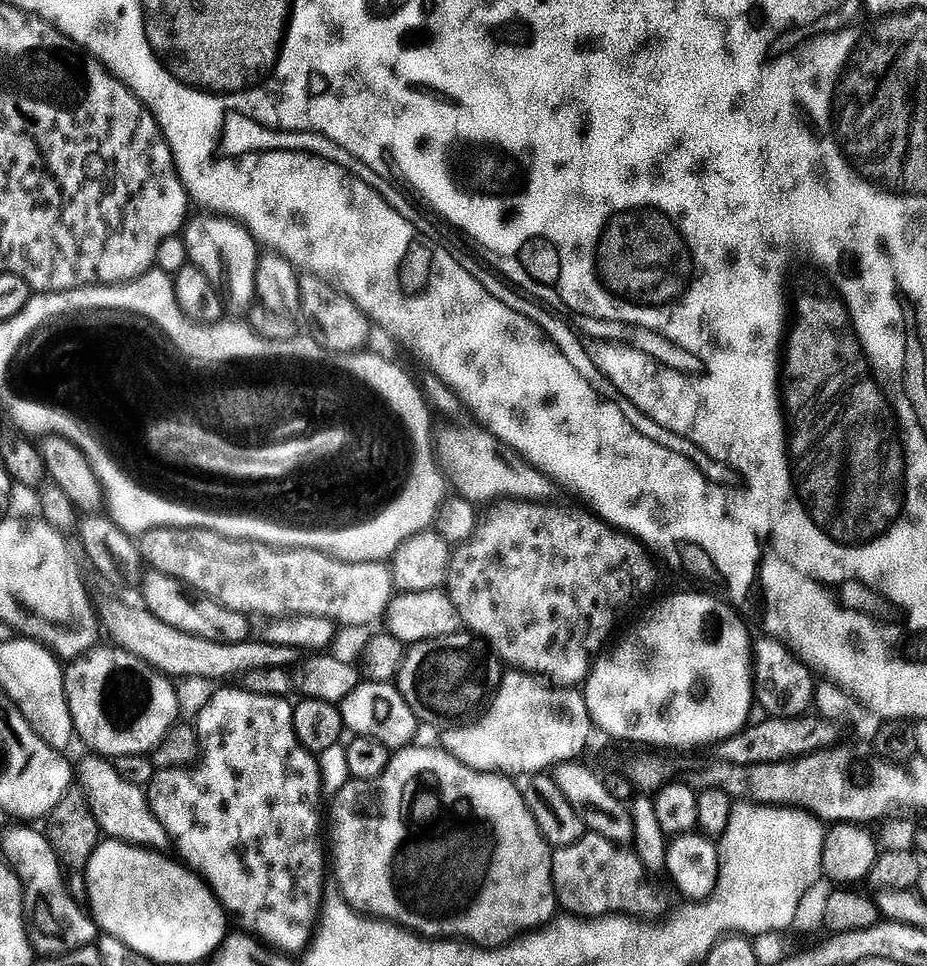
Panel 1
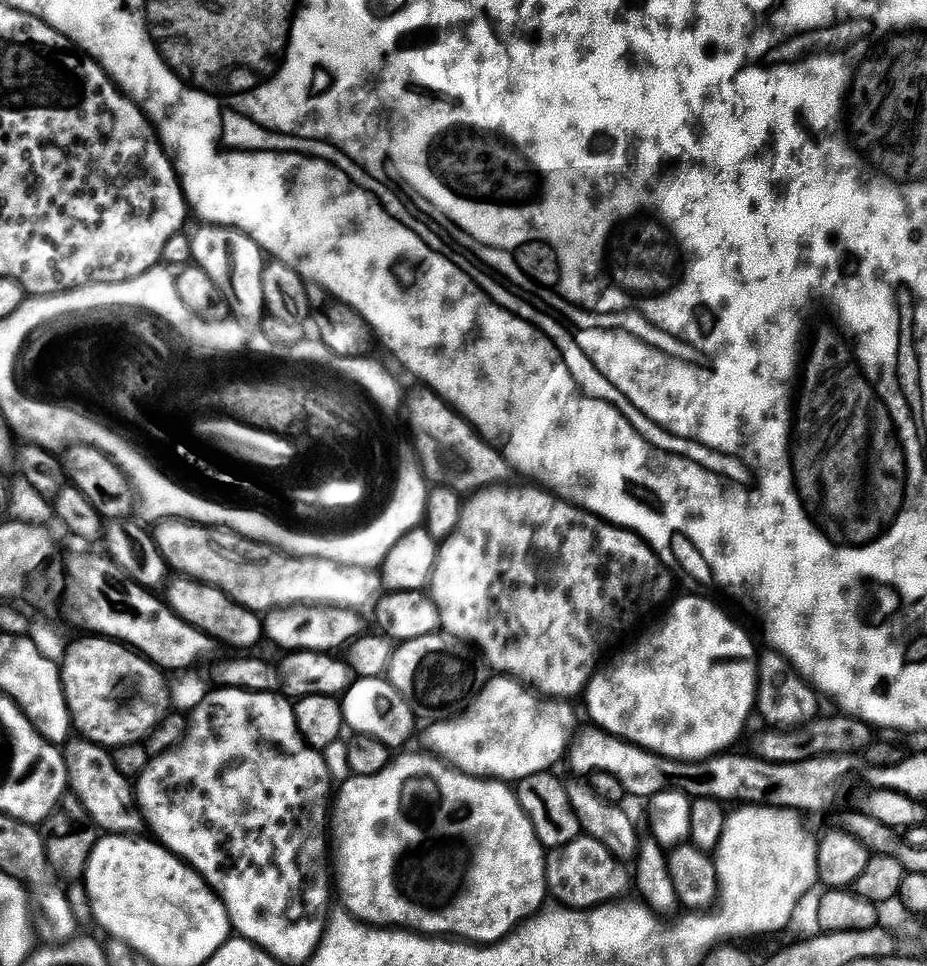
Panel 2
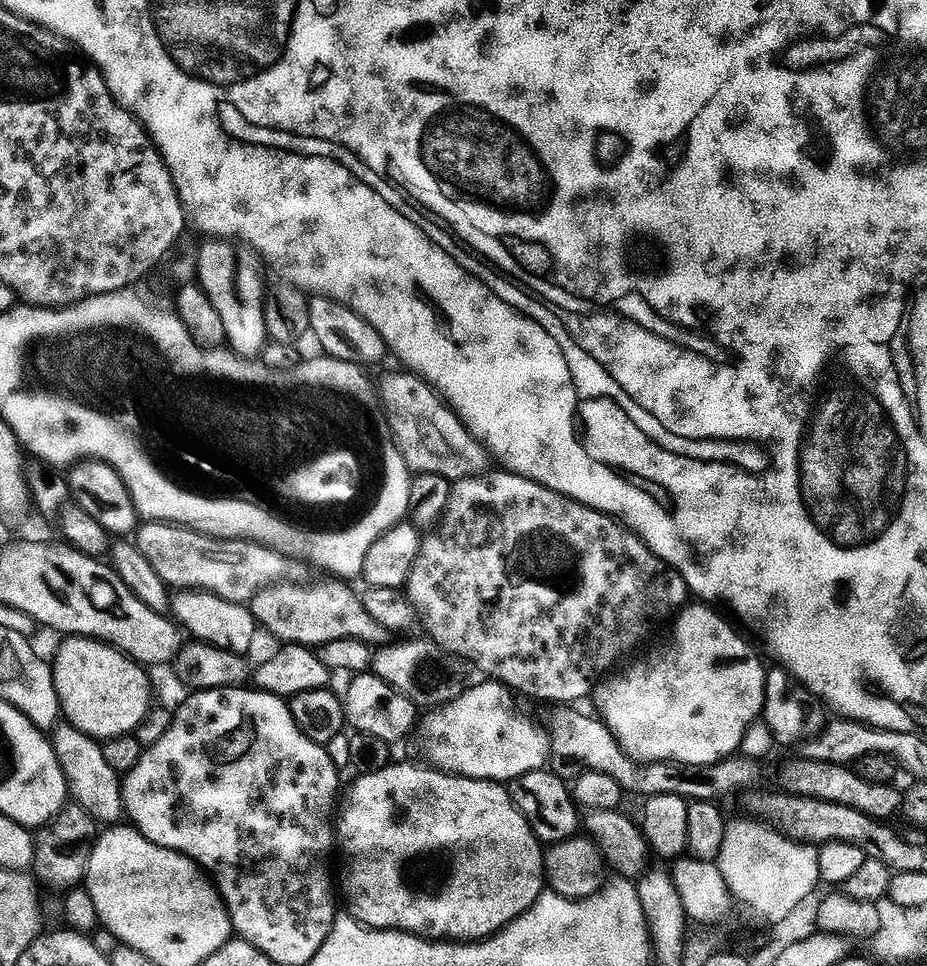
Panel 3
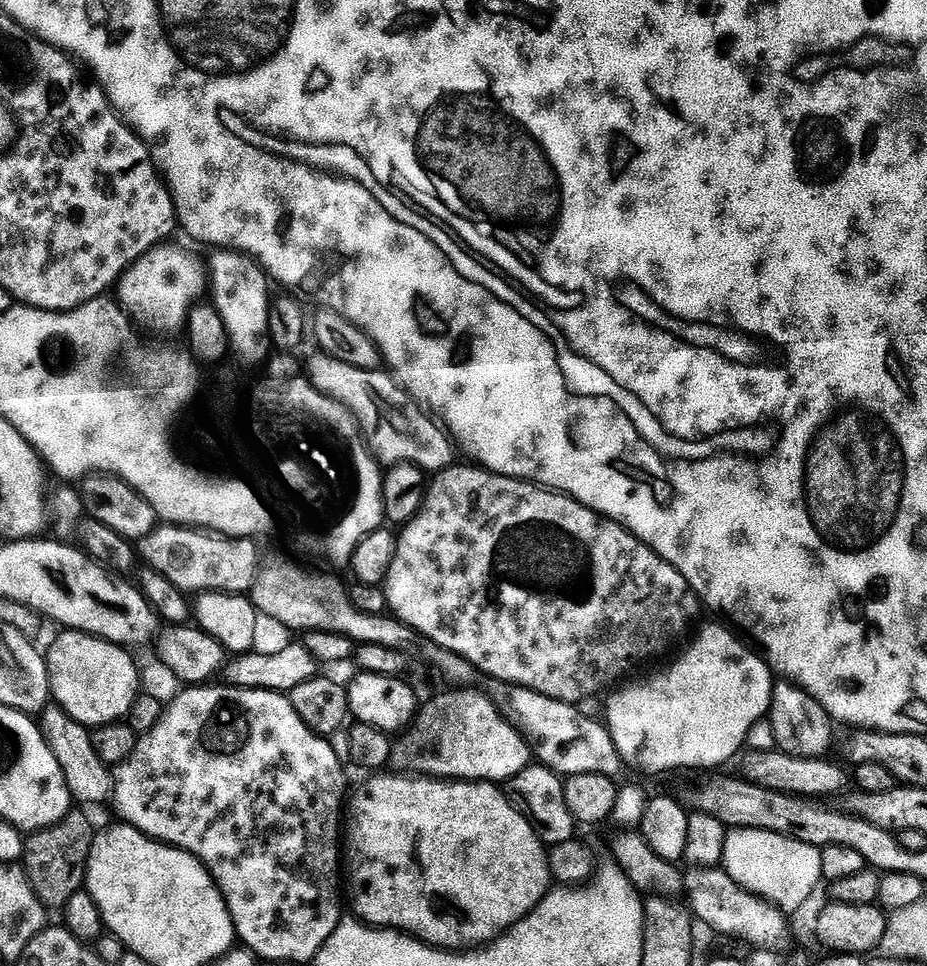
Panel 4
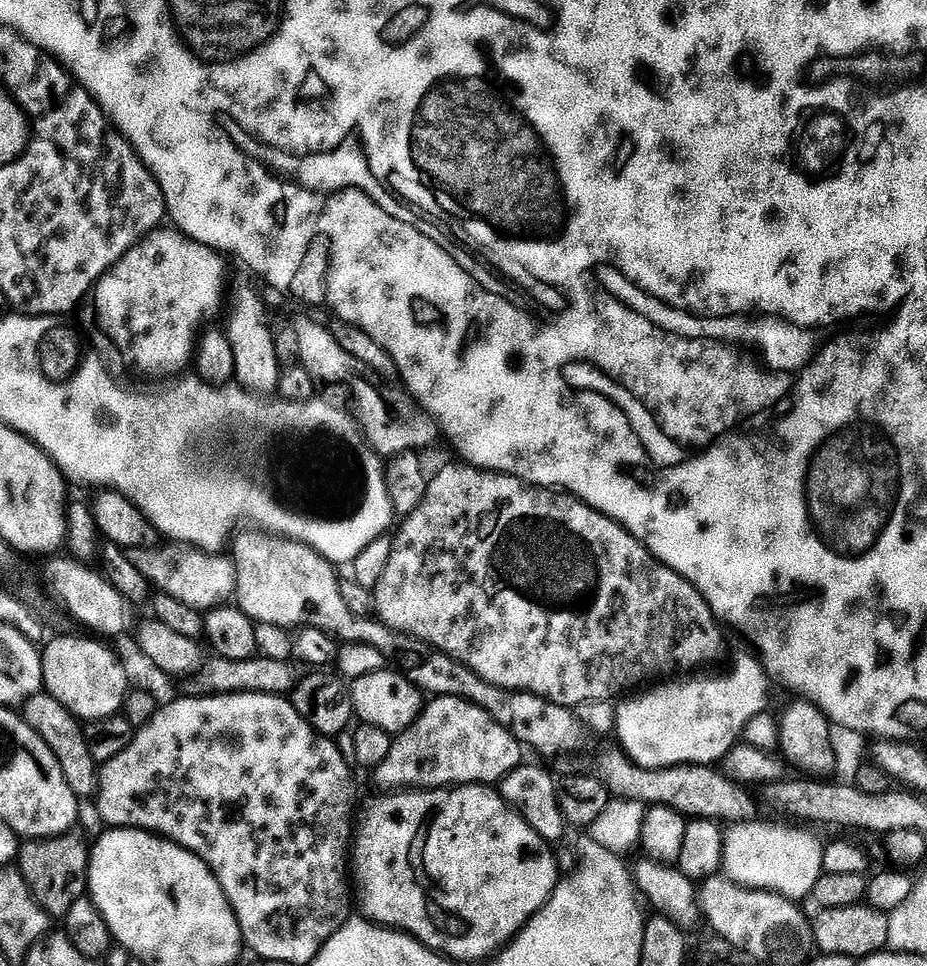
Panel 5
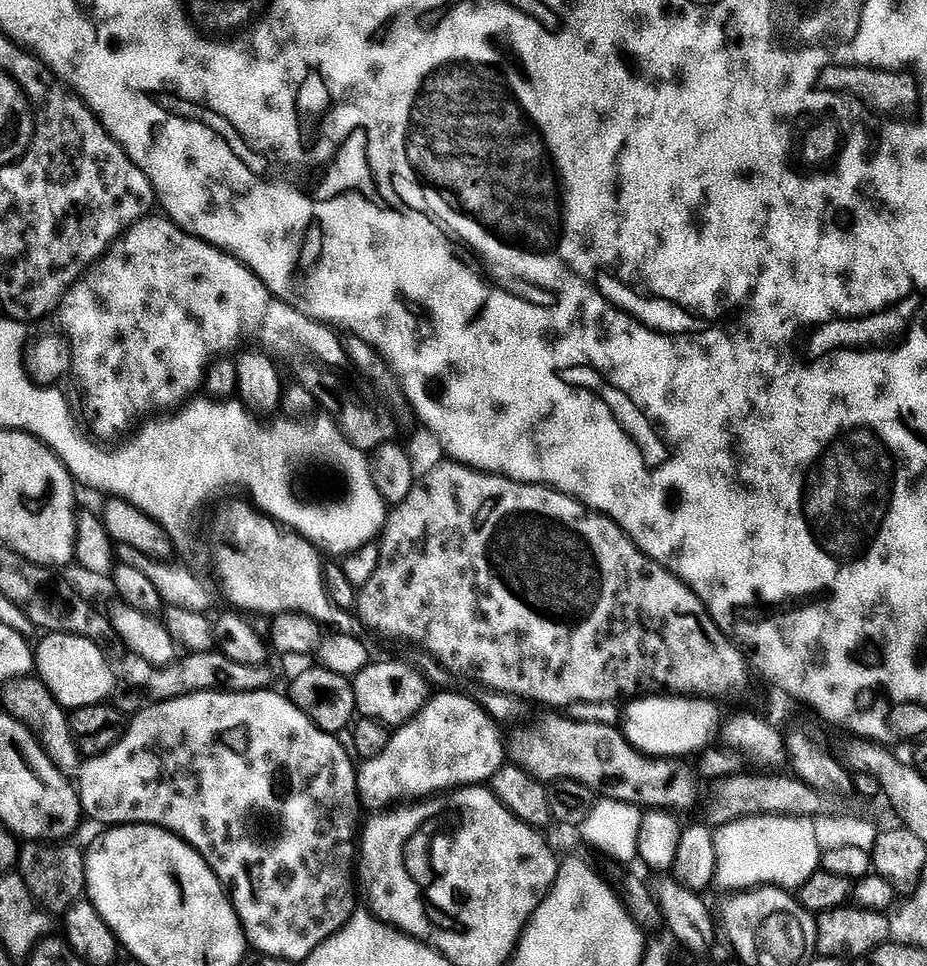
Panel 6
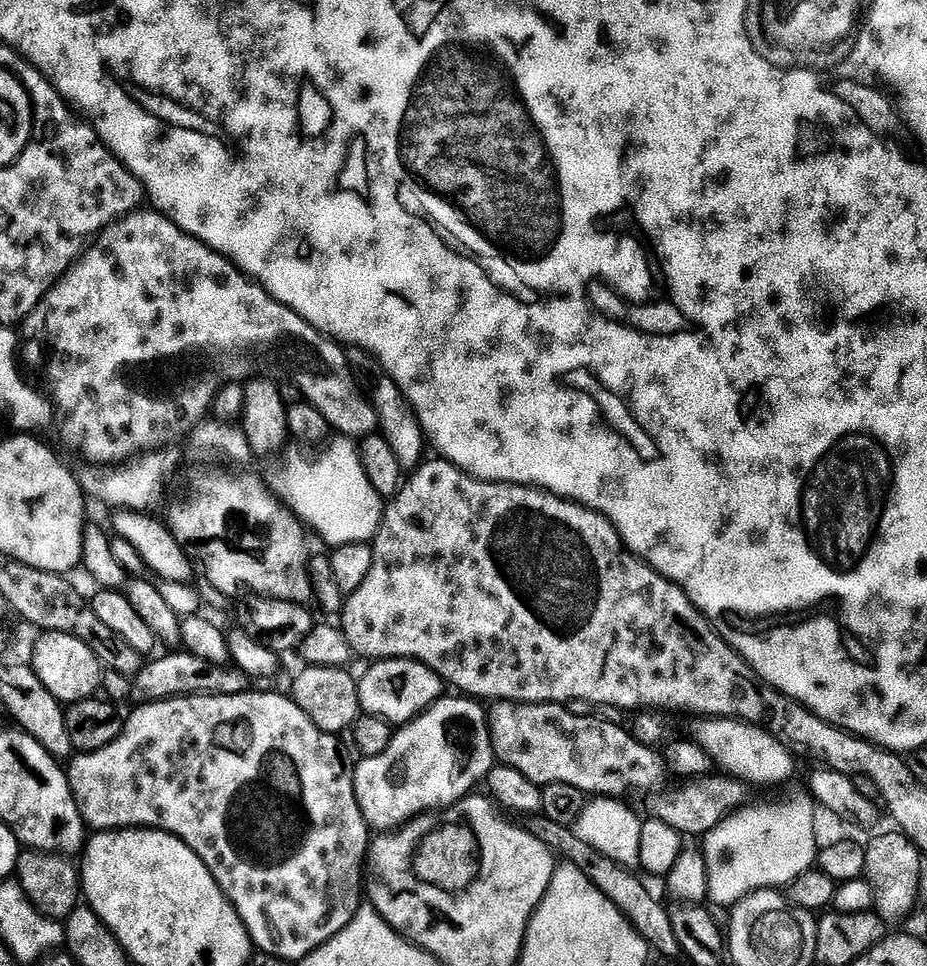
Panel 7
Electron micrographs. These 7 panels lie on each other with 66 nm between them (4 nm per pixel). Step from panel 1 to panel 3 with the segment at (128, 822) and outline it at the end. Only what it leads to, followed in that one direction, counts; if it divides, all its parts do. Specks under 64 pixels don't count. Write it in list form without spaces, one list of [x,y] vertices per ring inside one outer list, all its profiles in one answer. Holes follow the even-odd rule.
[[[62,726],[55,733],[54,747],[58,762],[62,766],[62,774],[68,783],[71,799],[81,804],[101,825],[119,825],[126,816],[122,776],[112,769],[110,762],[106,762],[101,741],[82,734],[74,727]]]

